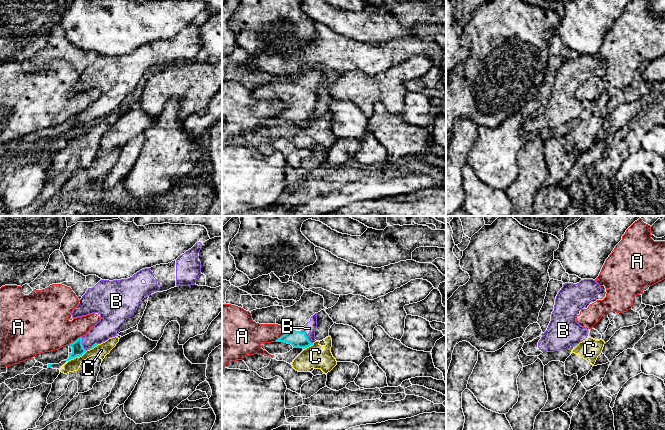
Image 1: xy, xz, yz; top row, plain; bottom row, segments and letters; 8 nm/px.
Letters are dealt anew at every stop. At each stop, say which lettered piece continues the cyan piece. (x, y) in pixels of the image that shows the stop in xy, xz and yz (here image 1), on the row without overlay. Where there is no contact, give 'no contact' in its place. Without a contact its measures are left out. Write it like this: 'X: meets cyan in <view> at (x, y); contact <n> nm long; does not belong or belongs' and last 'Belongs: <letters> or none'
A: meets cyan in xy at (75, 117); contact 130 nm long; does not belong
B: meets cyan in xz at (306, 112); contact 140 nm long; belongs
C: meets cyan in xy at (77, 132); contact 170 nm long; does not belong
Belongs: B

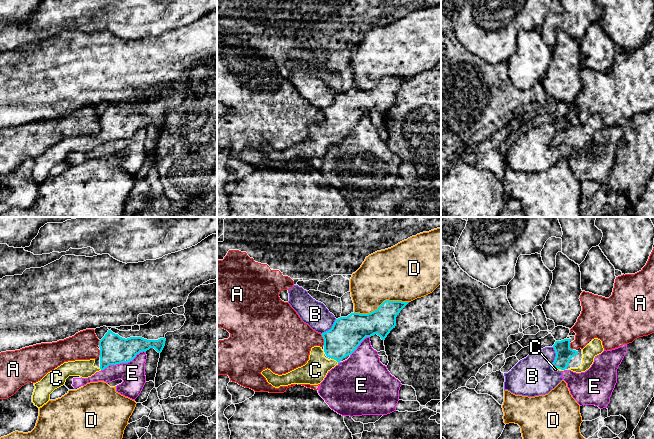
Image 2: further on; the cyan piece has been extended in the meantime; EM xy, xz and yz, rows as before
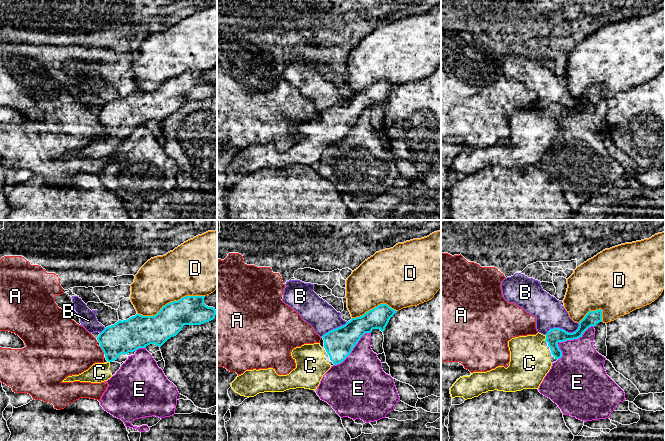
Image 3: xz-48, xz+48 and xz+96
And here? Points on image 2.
A: meets cyan in xz at (324, 116); contact 100 nm long; does not belong
B: meets cyan in yz at (555, 134); contact 180 nm long; does not belong
C: meets cyan in xz at (335, 135); contact 70 nm long; belongs
D: meets cyan in xz at (381, 80); contact 440 nm long; does not belong
E: meets cyan in xy at (123, 138); contact 400 nm long; does not belong
Belongs: C

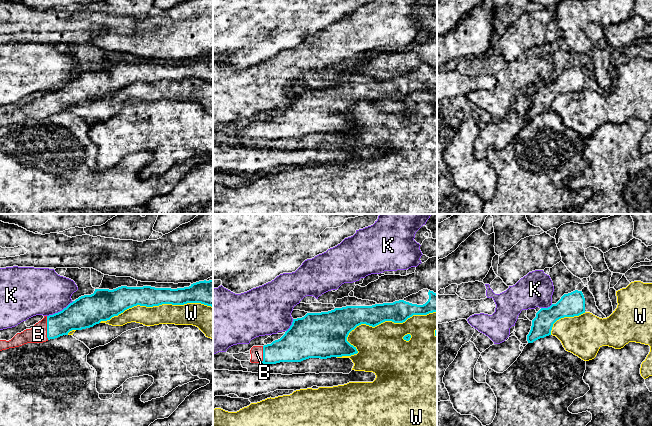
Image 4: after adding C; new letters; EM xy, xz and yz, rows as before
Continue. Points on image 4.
B: meets cyan in xy at (47, 104); contact 190 nm long; belongs
K: meets cyan in xy at (60, 87); contact 240 nm long; does not belong
W: meets cyan in xz at (373, 102); contact 900 nm long; does not belong
Belongs: B

